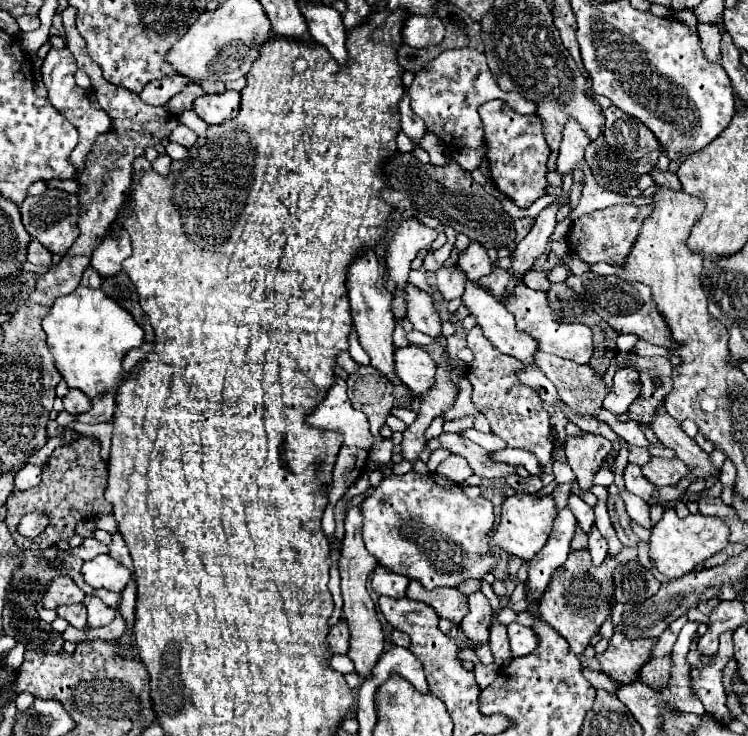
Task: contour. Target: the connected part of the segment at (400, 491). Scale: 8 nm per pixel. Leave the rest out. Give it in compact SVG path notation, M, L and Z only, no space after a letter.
M410 471L410 473L406 473L406 475L390 475L390 477L384 477L384 479L382 479L382 483L374 489L374 493L372 493L368 499L364 499L364 505L362 505L362 515L364 515L364 519L362 519L362 539L364 539L364 545L366 545L368 553L376 557L378 565L382 565L382 567L386 567L386 569L390 569L390 571L394 571L394 573L398 573L398 575L404 575L404 577L408 577L408 579L420 581L424 589L458 587L458 585L464 583L466 579L482 579L486 573L492 573L494 567L496 567L496 563L498 563L496 555L492 553L490 537L488 537L490 531L494 529L492 503L490 503L488 499L484 499L484 497L468 499L468 497L462 493L462 489L460 489L456 483L452 483L452 479L448 479L448 477L444 477L444 475L442 475L442 485L438 485L438 483L432 479L432 475L438 475L438 473L420 475L420 473L416 473L416 471Z

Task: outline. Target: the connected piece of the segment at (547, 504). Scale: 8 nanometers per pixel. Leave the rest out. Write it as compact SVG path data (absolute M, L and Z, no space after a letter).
M512 495L512 497L506 497L504 505L502 505L500 525L492 533L492 541L500 549L504 549L504 551L508 551L524 561L530 561L548 541L554 517L556 517L556 505L554 505L552 495L544 495L544 497Z

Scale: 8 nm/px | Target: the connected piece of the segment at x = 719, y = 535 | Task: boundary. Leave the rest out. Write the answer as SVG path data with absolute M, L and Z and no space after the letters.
M668 509L664 511L662 521L656 523L652 529L650 557L656 561L656 569L664 577L676 579L680 575L686 575L688 571L694 571L706 559L722 551L728 545L728 535L730 535L728 525L718 517L706 517L696 513L696 515L688 515L686 519L680 519L672 509Z

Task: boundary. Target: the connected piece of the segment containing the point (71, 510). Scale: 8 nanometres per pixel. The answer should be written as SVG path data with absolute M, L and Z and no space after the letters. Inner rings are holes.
M80 437L78 441L70 445L62 445L54 449L52 457L44 465L44 477L38 487L32 487L28 491L14 493L8 501L8 531L14 537L14 543L24 549L48 549L56 545L58 541L66 541L74 535L74 527L78 521L94 519L96 515L112 513L112 505L106 501L104 491L108 487L108 469L100 459L100 443L94 437ZM28 511L44 511L50 517L50 525L46 531L36 539L24 539L16 531L16 523L26 515Z

